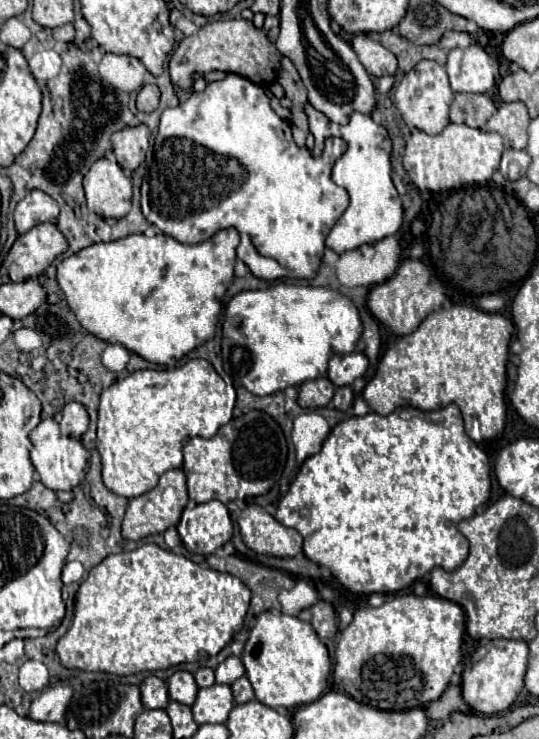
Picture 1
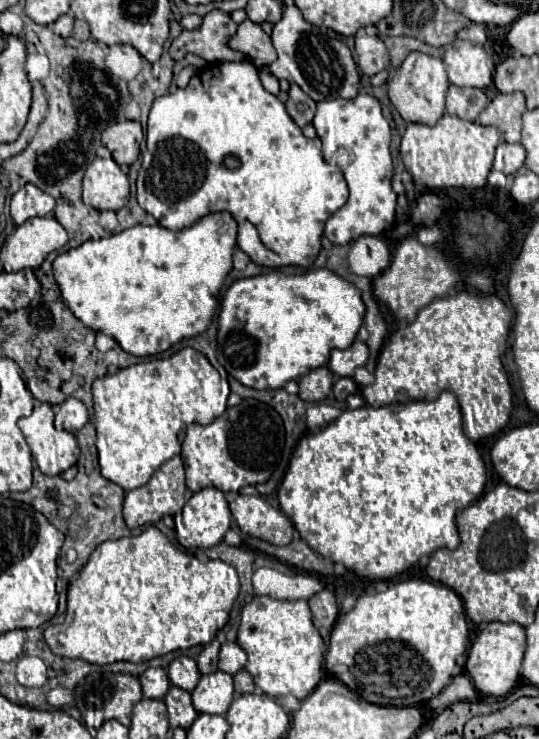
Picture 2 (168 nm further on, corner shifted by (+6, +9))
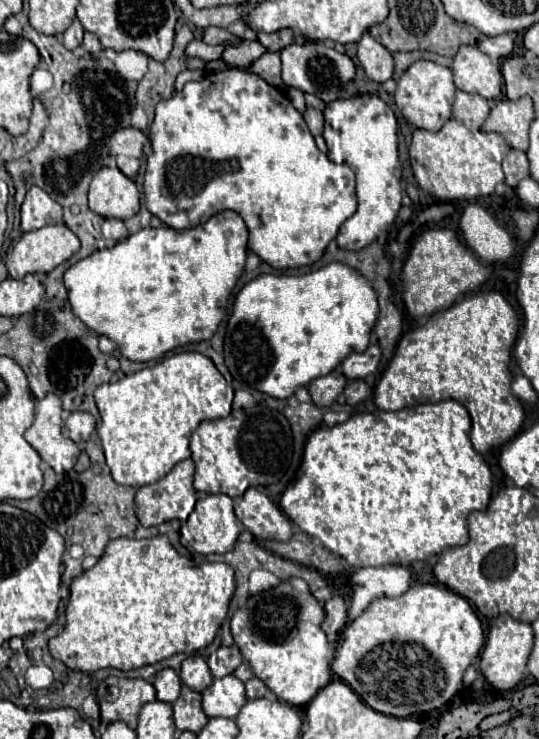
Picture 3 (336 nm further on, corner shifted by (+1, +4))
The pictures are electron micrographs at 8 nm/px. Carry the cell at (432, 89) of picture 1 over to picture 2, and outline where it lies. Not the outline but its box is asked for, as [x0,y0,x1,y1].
[387,52,449,126]

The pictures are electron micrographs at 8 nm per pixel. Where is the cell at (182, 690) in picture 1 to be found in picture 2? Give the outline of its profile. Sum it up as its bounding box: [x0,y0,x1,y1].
[169,656,201,692]

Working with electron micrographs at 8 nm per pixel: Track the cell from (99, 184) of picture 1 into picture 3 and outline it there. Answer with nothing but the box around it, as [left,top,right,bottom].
[88,167,140,219]

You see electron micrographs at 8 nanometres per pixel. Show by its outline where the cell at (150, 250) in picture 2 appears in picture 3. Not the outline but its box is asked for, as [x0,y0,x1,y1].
[64,211,248,361]

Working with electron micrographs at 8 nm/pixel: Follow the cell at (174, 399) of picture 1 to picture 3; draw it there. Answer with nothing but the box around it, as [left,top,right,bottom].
[94,351,234,487]

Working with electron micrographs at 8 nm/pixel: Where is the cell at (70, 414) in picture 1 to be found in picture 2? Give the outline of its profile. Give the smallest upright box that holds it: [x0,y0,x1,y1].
[53,398,89,432]

